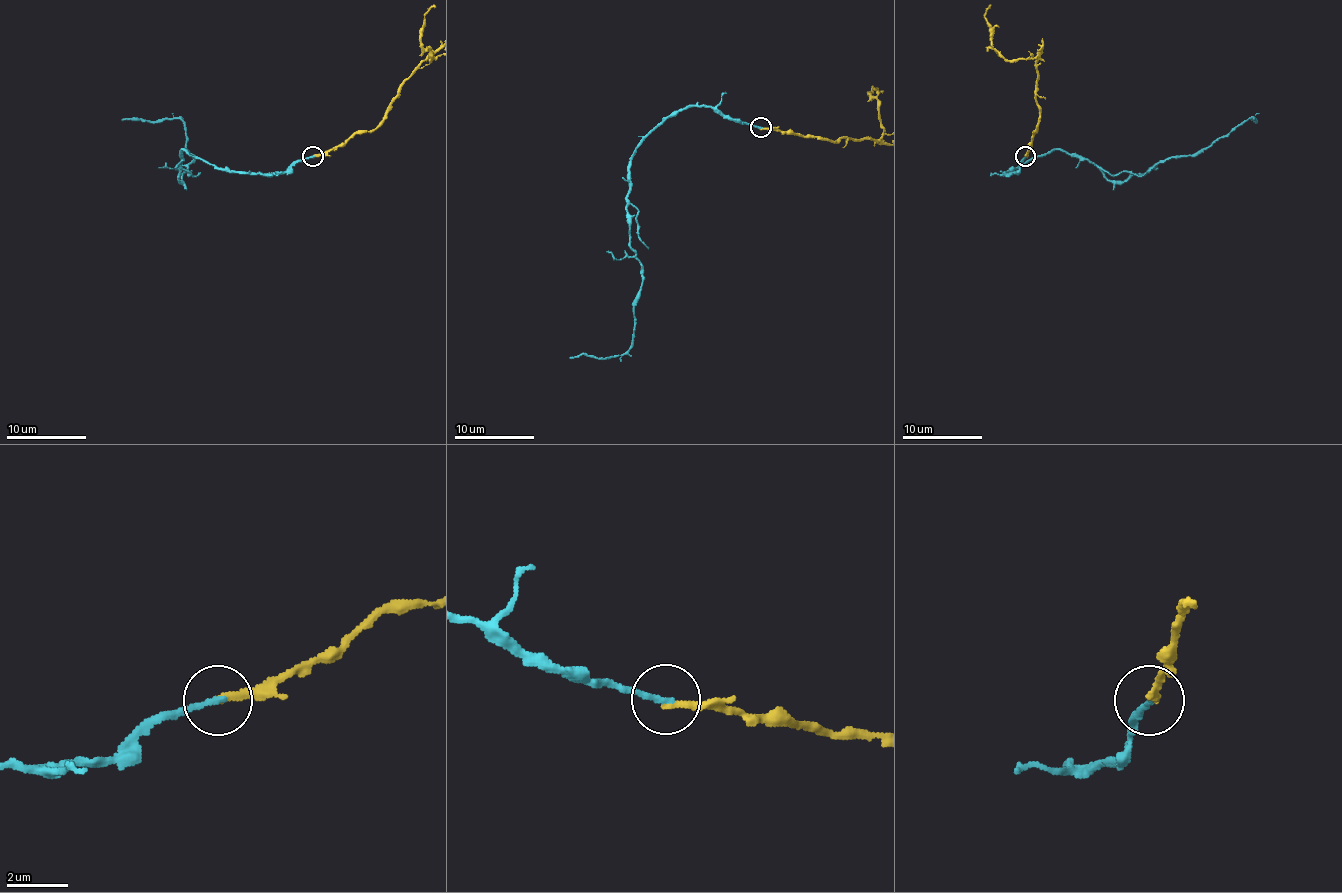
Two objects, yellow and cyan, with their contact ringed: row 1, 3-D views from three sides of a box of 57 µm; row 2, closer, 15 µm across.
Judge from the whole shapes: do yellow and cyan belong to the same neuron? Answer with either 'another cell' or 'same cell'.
same cell

